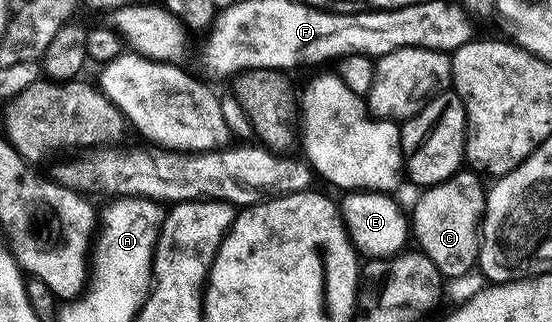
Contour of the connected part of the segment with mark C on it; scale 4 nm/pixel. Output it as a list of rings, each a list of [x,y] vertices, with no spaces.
[[[474,170],[454,172],[445,182],[424,187],[415,200],[415,209],[409,212],[409,232],[414,243],[415,240],[419,243],[416,244],[418,251],[423,252],[445,278],[463,276],[478,265],[483,211],[487,205],[487,188],[479,180],[482,180],[480,173]]]

